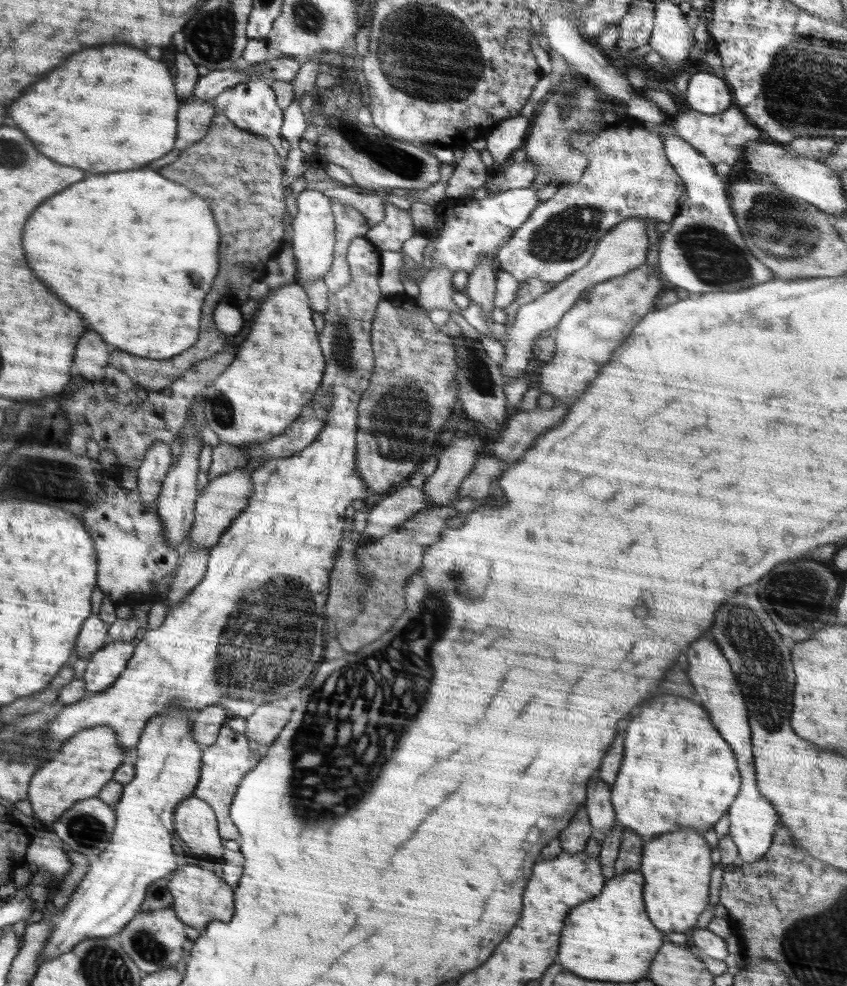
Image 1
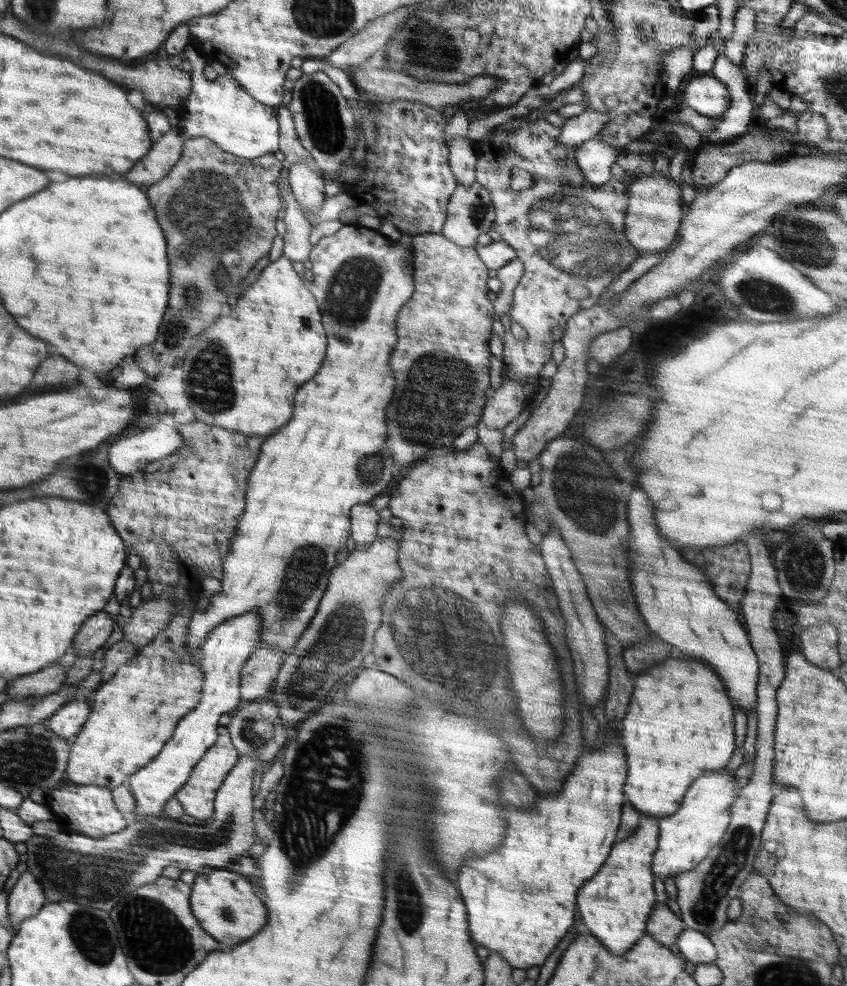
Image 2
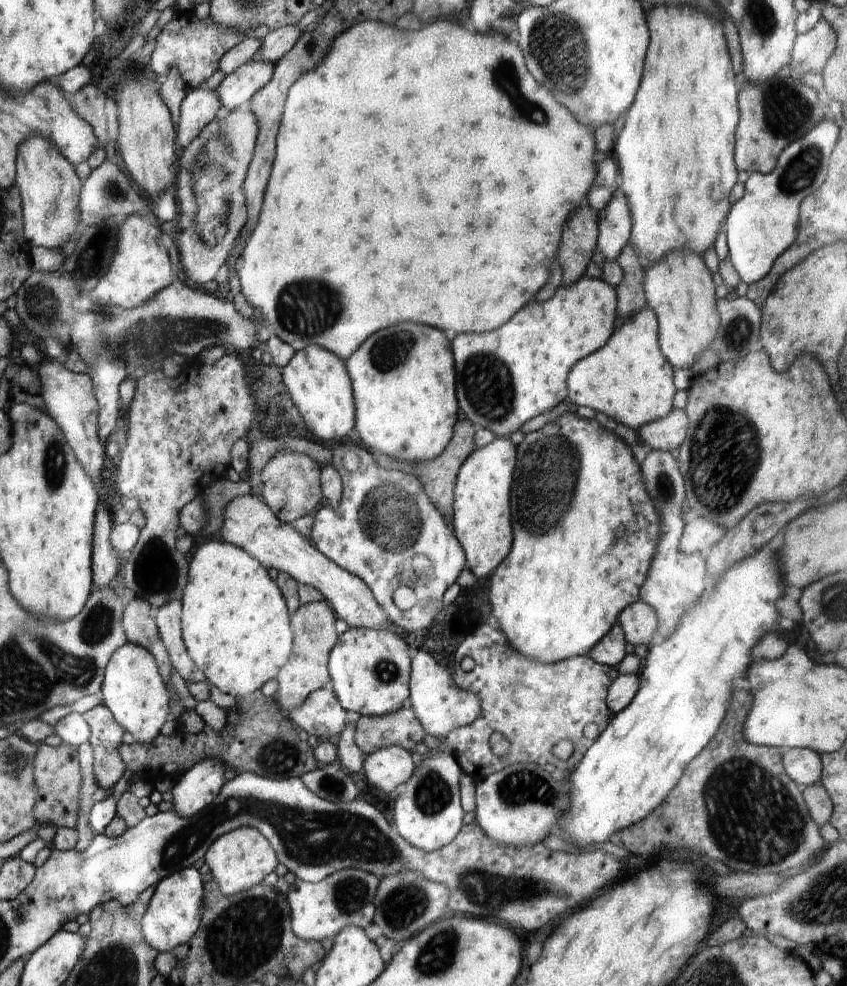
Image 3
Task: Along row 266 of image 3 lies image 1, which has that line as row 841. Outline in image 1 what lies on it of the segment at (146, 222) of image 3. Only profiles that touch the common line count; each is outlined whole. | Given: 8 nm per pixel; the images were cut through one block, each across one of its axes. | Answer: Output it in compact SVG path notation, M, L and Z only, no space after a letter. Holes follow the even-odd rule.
M172 707L158 713L154 720L146 723L144 734L135 748L137 759L133 779L123 786L121 798L114 805L115 827L110 843L97 856L97 860L90 861L90 871L69 899L69 904L62 910L56 910L51 905L46 908L46 915L53 920L53 932L39 956L38 967L45 960L72 951L82 940L117 935L141 910L148 885L177 868L178 855L172 849L172 836L175 835L174 811L180 803L194 795L201 775L202 750L193 735L192 713Z

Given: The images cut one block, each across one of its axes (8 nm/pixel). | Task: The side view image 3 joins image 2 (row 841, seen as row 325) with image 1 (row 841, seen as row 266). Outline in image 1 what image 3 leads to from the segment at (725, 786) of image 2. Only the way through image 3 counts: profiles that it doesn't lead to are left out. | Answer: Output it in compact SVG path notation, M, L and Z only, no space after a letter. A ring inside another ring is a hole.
M676 830L655 836L646 846L642 854L642 866L640 872L646 878L644 884L644 906L646 914L652 920L652 924L663 934L665 938L671 932L689 934L696 927L698 916L708 907L708 895L710 886L710 872L713 869L710 859L711 846L702 838L703 834L694 830Z

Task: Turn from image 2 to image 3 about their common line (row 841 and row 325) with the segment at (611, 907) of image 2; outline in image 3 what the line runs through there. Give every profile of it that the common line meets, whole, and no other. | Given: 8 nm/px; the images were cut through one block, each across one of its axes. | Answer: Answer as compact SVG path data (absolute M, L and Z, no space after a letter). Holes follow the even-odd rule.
M644 308L632 320L626 318L626 322L614 332L614 338L610 338L610 342L606 342L606 346L602 346L598 352L580 360L570 370L570 376L568 376L568 398L574 404L590 406L592 410L602 410L614 422L624 424L635 431L640 426L654 422L658 418L664 418L674 408L672 401L676 391L672 382L672 366L670 362L666 362L658 344L657 316L650 308Z

